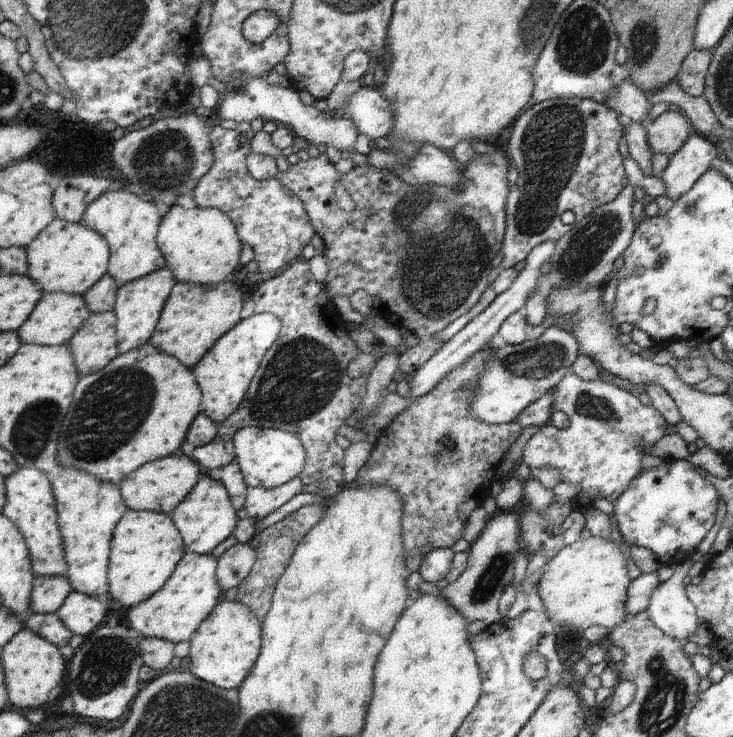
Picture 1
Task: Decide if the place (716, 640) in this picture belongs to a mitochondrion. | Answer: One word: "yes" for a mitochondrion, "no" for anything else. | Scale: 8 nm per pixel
no

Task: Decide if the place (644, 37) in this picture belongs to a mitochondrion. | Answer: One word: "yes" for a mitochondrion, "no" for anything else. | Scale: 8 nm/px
yes

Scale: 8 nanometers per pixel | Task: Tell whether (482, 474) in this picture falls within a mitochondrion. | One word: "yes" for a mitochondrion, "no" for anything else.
no

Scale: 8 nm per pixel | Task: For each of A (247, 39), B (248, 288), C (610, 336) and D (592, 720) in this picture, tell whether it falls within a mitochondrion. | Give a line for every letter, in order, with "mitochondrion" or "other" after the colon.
A: other
B: other
C: other
D: other

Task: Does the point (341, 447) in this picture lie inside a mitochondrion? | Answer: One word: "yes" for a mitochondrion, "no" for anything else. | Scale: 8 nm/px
no

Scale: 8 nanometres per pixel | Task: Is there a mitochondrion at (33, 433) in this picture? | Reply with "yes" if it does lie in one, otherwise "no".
yes

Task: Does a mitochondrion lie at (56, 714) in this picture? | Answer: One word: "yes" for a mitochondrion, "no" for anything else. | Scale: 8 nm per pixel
no

